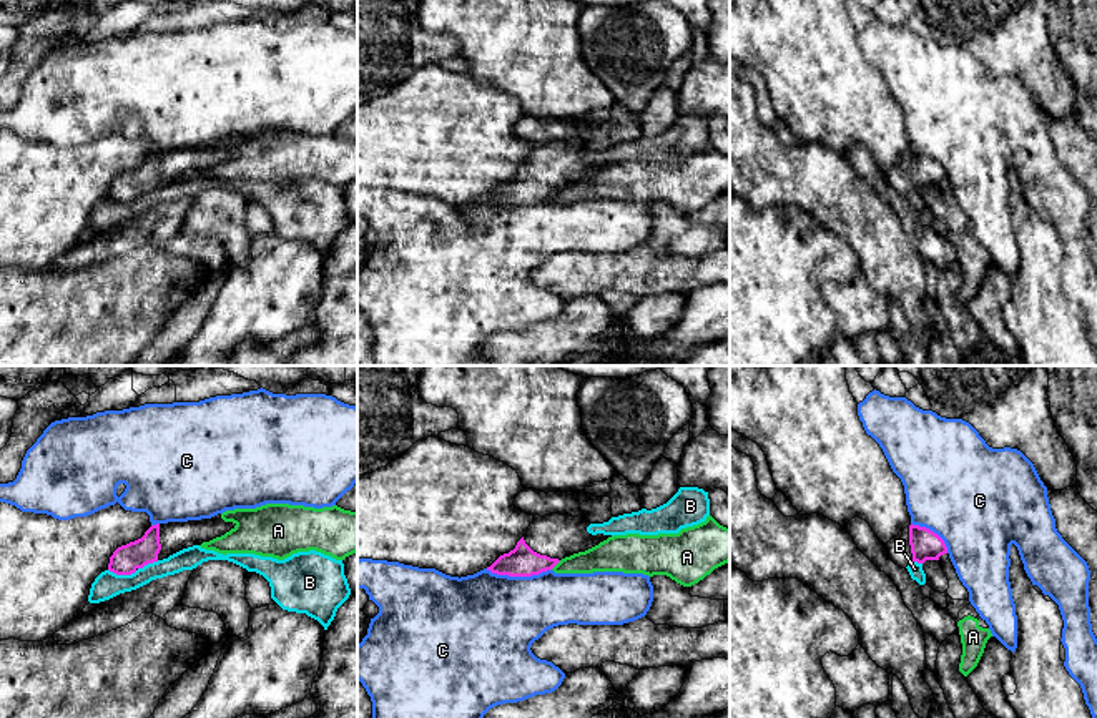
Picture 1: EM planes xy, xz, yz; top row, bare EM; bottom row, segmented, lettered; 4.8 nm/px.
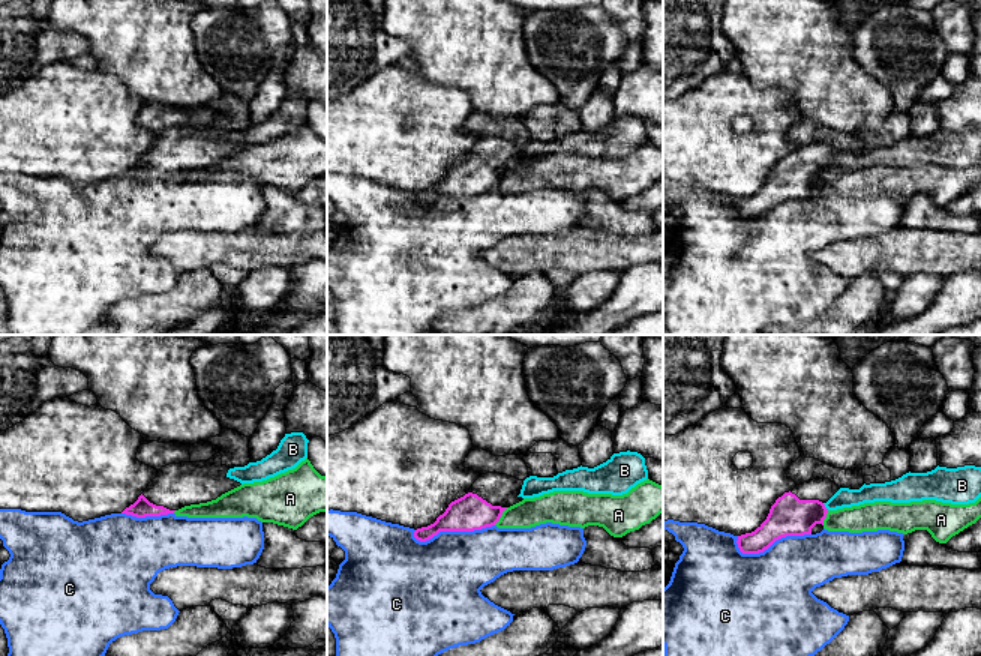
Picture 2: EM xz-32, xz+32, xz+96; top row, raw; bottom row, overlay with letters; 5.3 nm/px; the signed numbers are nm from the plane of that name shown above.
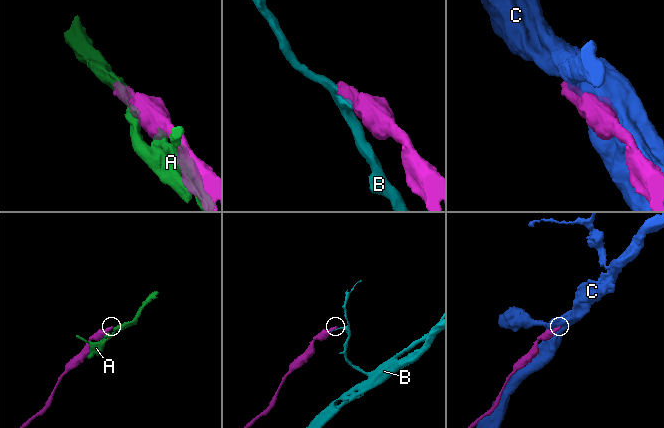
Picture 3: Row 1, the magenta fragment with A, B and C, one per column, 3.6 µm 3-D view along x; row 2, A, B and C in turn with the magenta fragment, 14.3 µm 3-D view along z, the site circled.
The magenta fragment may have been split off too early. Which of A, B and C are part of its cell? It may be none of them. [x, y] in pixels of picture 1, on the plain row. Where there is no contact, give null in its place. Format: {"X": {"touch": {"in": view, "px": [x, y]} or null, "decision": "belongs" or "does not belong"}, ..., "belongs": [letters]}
{"A": {"touch": {"in": "xz", "px": [555, 191]}, "decision": "does not belong"}, "B": {"touch": {"in": "xy", "px": [133, 200]}, "decision": "does not belong"}, "C": {"touch": {"in": "xz", "px": [519, 203]}, "decision": "does not belong"}, "belongs": []}

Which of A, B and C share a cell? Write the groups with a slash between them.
A / B / C

